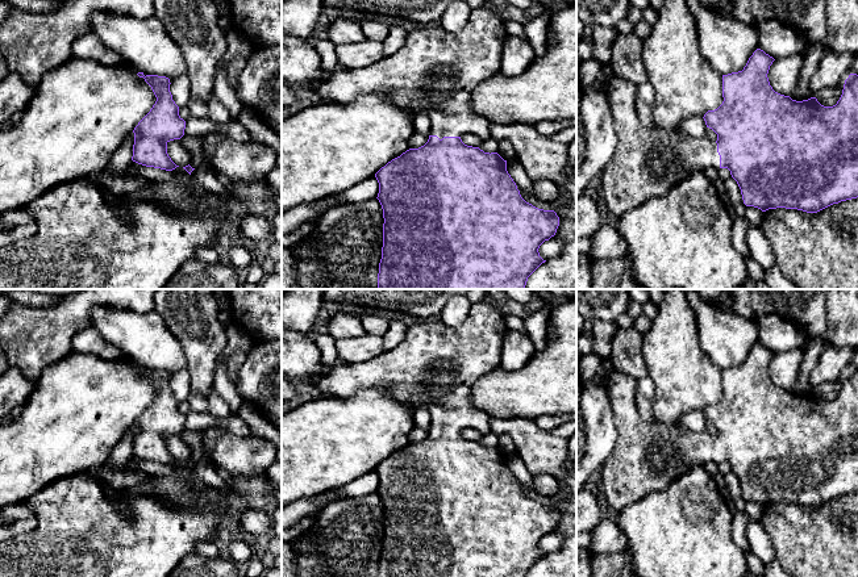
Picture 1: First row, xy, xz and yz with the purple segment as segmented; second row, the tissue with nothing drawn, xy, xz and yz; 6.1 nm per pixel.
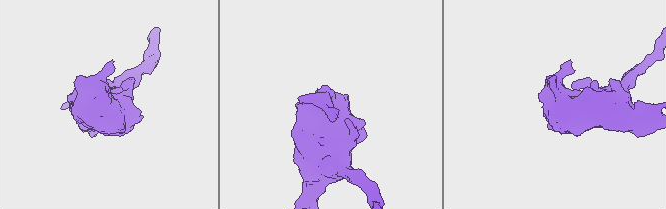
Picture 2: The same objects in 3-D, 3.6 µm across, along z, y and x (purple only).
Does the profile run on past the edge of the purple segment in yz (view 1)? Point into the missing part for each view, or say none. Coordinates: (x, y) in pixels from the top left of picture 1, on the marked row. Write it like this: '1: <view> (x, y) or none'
1: yz (646, 163)

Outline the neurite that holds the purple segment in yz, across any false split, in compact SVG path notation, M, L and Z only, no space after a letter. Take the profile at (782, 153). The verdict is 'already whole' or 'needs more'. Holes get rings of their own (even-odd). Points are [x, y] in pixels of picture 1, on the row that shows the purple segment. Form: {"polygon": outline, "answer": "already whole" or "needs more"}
{"polygon": "M757 49L742 71L722 75L722 104L704 114L707 127L717 134L717 141L696 139L679 130L649 129L638 118L636 108L637 85L613 76L608 83L608 100L616 131L615 152L596 179L600 193L612 219L647 202L651 197L667 193L692 172L708 167L728 168L737 181L744 204L766 212L786 208L817 213L833 204L858 197L858 75L845 80L842 95L836 105L824 106L816 97L796 101L780 95L770 85L767 74L775 59Z", "answer": "needs more"}

